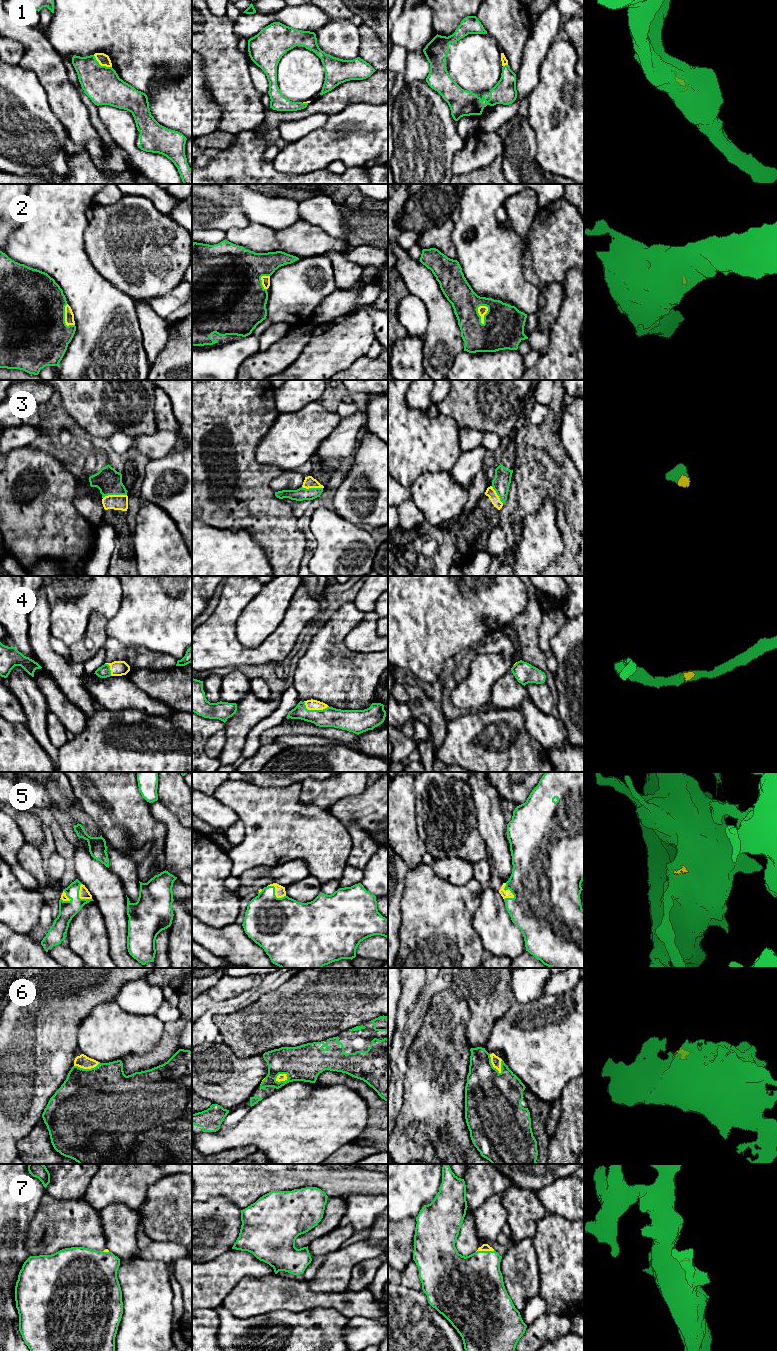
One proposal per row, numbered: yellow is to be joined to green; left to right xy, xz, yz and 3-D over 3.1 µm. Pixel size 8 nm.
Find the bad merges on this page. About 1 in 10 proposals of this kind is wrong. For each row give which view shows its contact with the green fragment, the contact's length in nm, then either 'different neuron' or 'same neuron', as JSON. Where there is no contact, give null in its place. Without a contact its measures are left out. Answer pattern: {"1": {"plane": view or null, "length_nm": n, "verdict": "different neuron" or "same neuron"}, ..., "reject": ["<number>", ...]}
{"1": {"plane": "xy", "length_nm": 180, "verdict": "same neuron"}, "2": {"plane": "yz", "length_nm": 160, "verdict": "same neuron"}, "3": {"plane": "xy", "length_nm": 190, "verdict": "same neuron"}, "4": {"plane": "xz", "length_nm": 200, "verdict": "same neuron"}, "5": {"plane": "yz", "length_nm": 140, "verdict": "same neuron"}, "6": {"plane": "yz", "length_nm": 180, "verdict": "same neuron"}, "7": {"plane": "yz", "length_nm": 150, "verdict": "same neuron"}, "reject": []}

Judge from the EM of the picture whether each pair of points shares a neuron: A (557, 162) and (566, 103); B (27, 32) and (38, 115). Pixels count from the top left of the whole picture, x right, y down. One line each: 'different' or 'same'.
A: same
B: different

